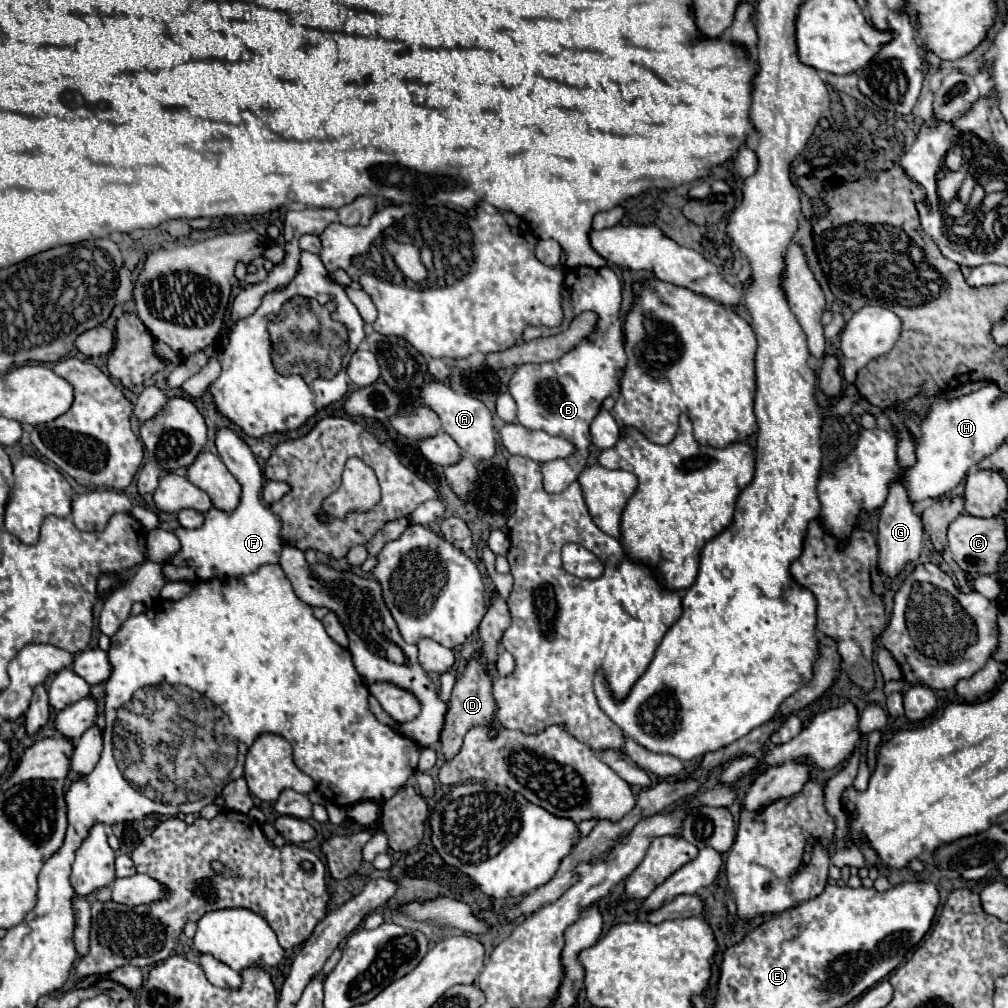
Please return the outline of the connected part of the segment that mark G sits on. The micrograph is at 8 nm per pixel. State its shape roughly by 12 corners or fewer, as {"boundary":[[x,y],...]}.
{"boundary":[[903,484],[879,512],[879,572],[919,558],[923,524]]}

